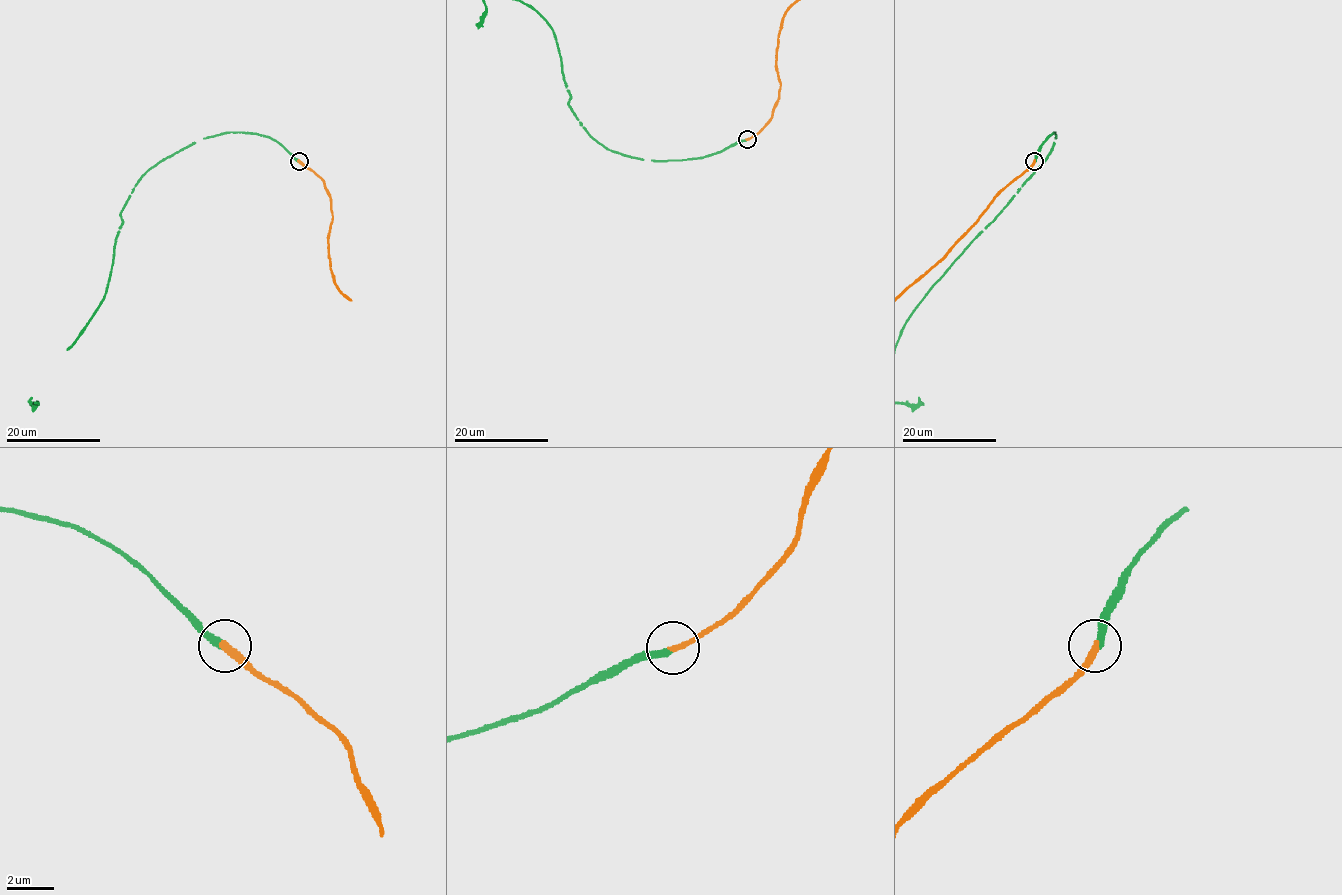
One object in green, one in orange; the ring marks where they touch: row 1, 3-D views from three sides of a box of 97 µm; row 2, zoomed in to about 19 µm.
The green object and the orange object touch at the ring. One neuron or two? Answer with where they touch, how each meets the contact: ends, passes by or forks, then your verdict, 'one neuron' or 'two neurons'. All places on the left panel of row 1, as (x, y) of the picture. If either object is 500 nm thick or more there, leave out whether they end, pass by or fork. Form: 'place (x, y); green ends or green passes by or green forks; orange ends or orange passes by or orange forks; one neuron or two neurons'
place (299, 161); green ends; orange ends; one neuron

